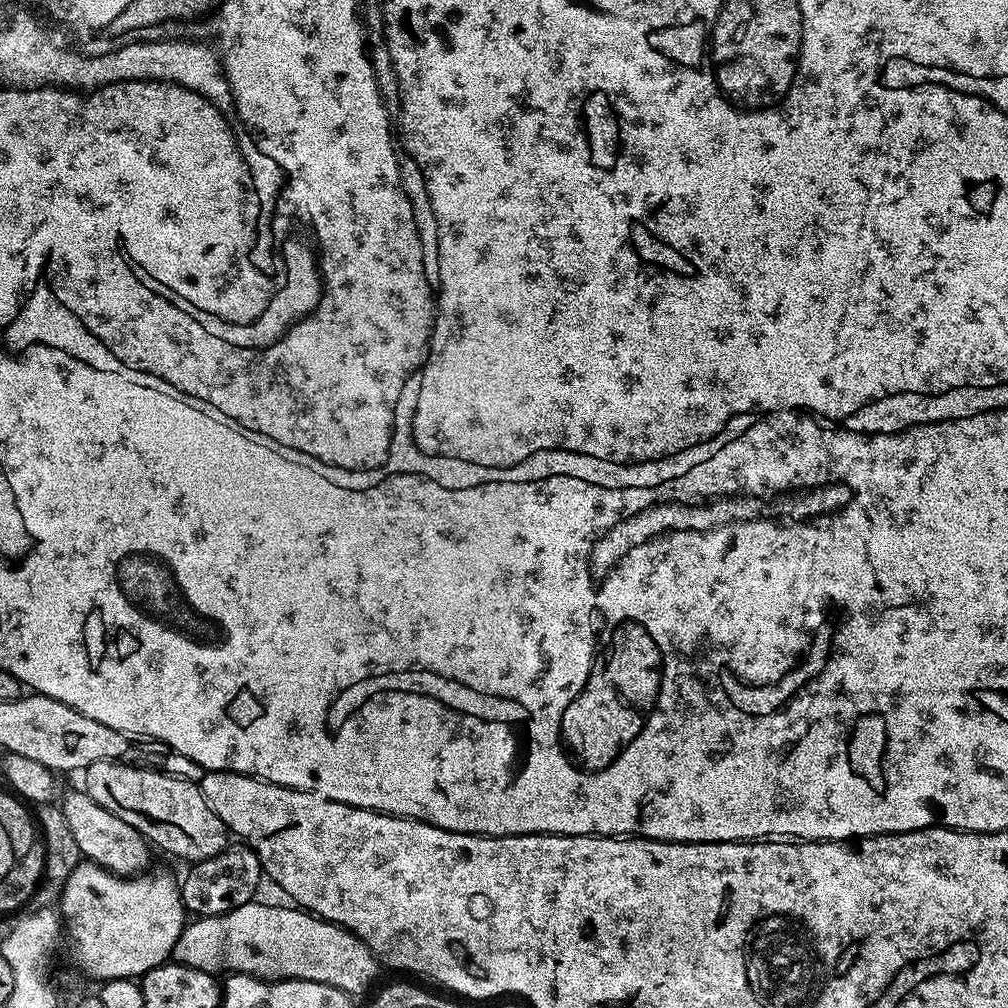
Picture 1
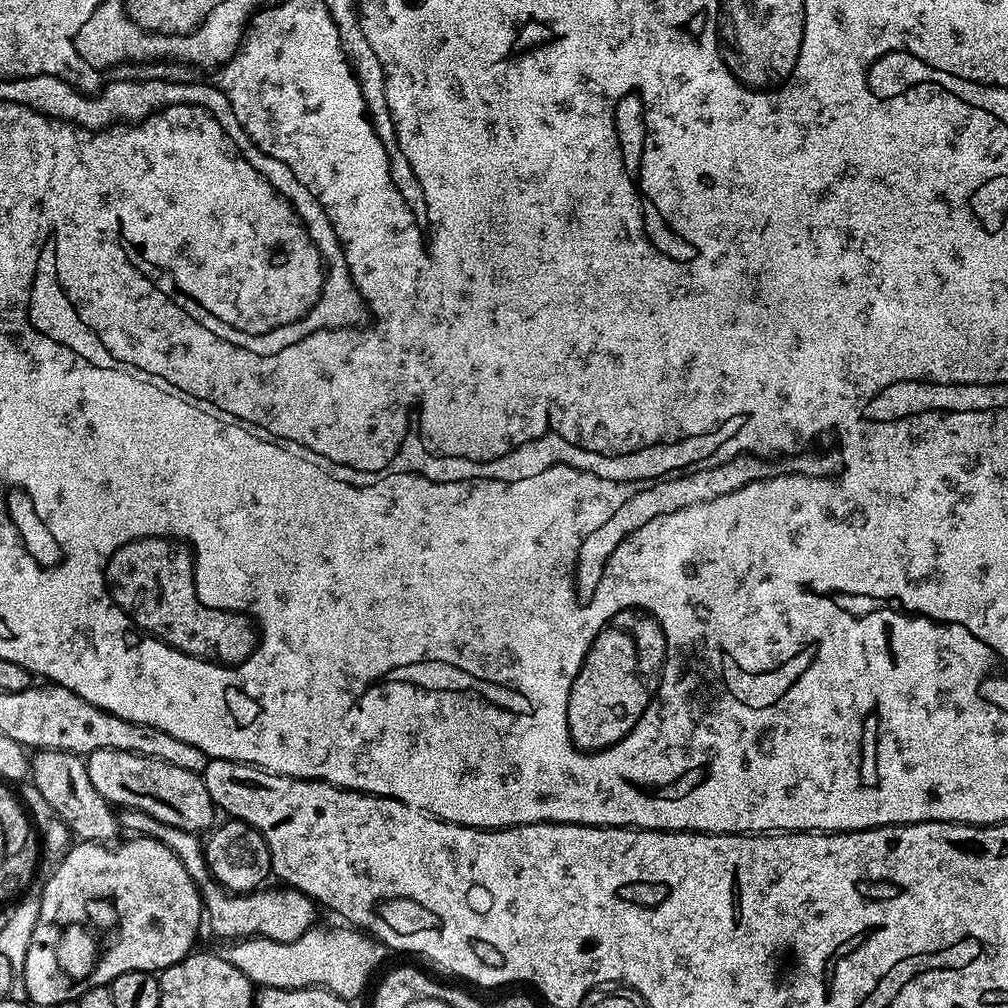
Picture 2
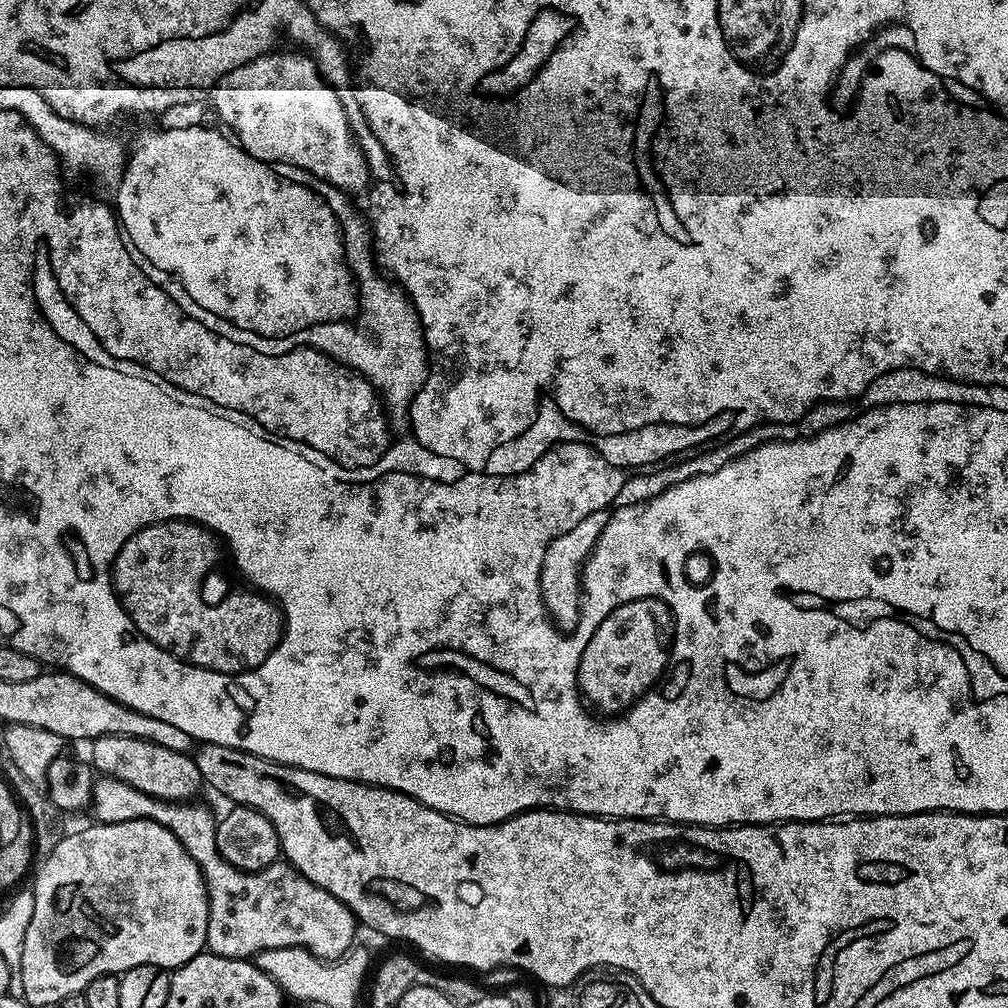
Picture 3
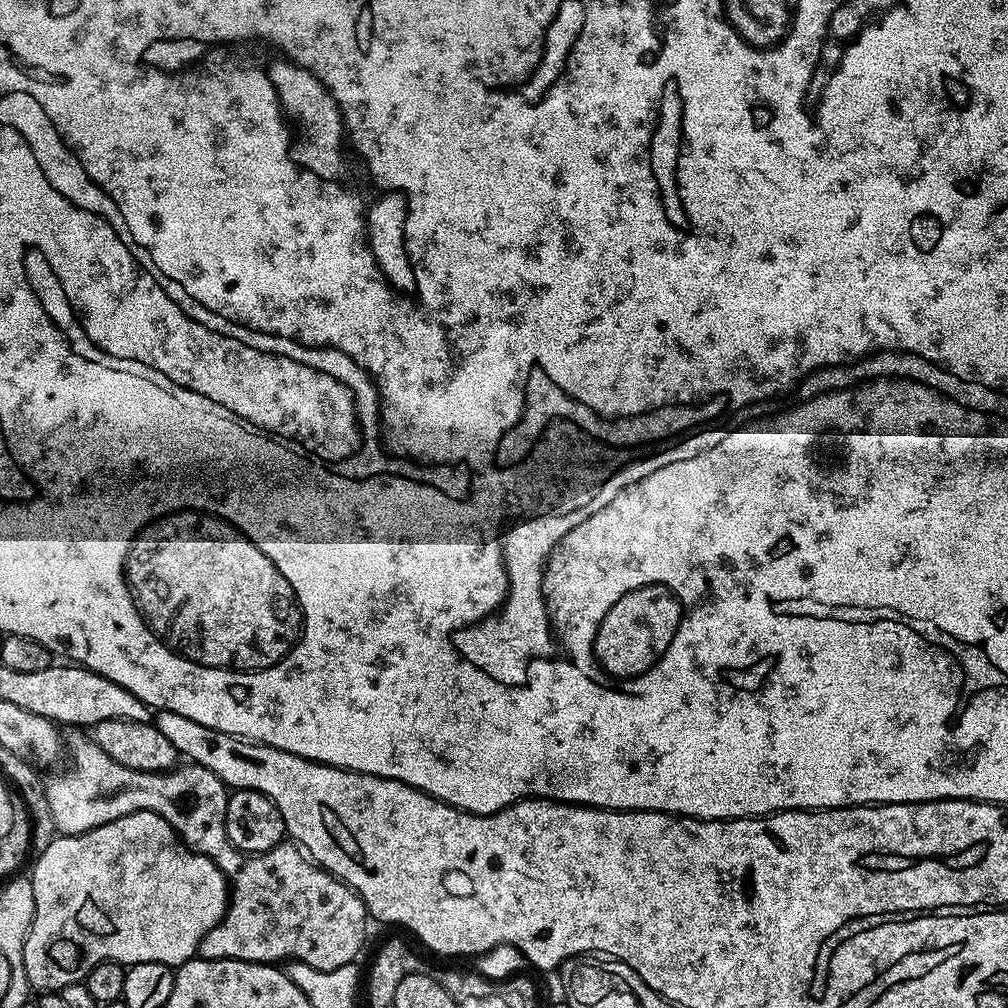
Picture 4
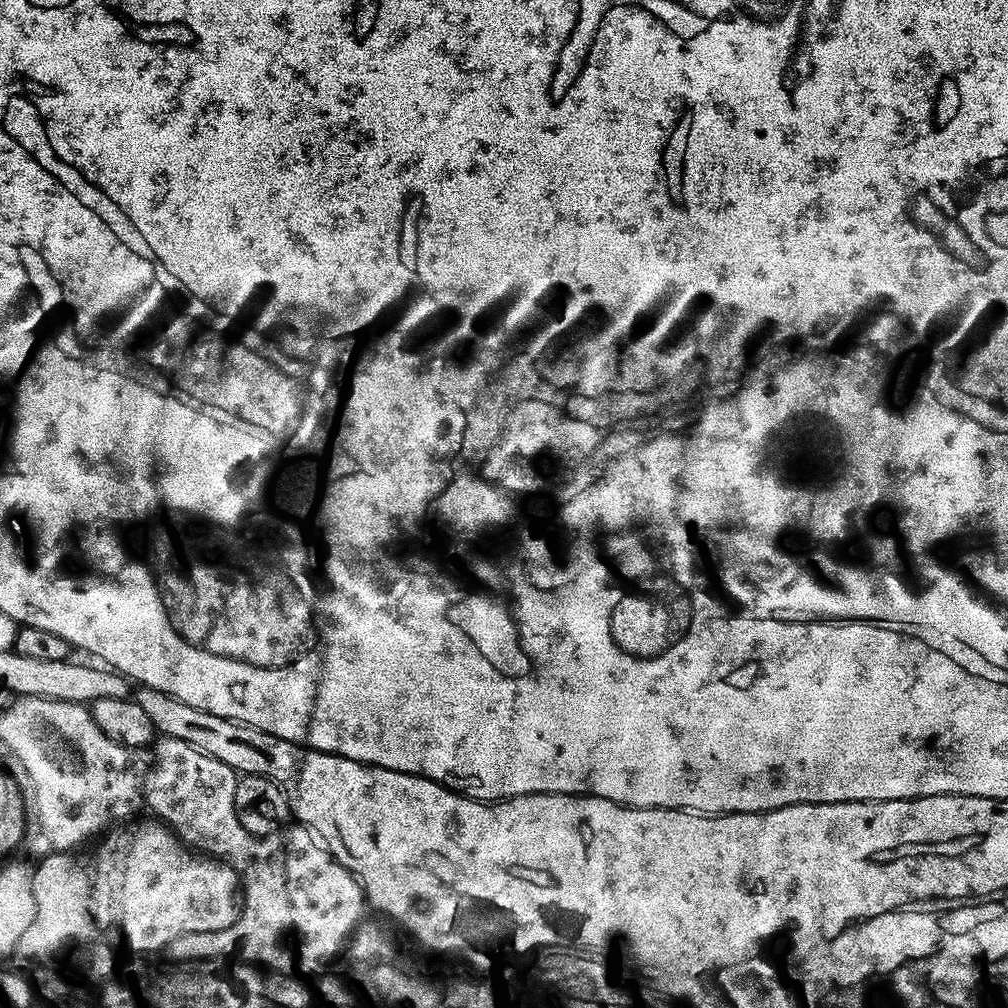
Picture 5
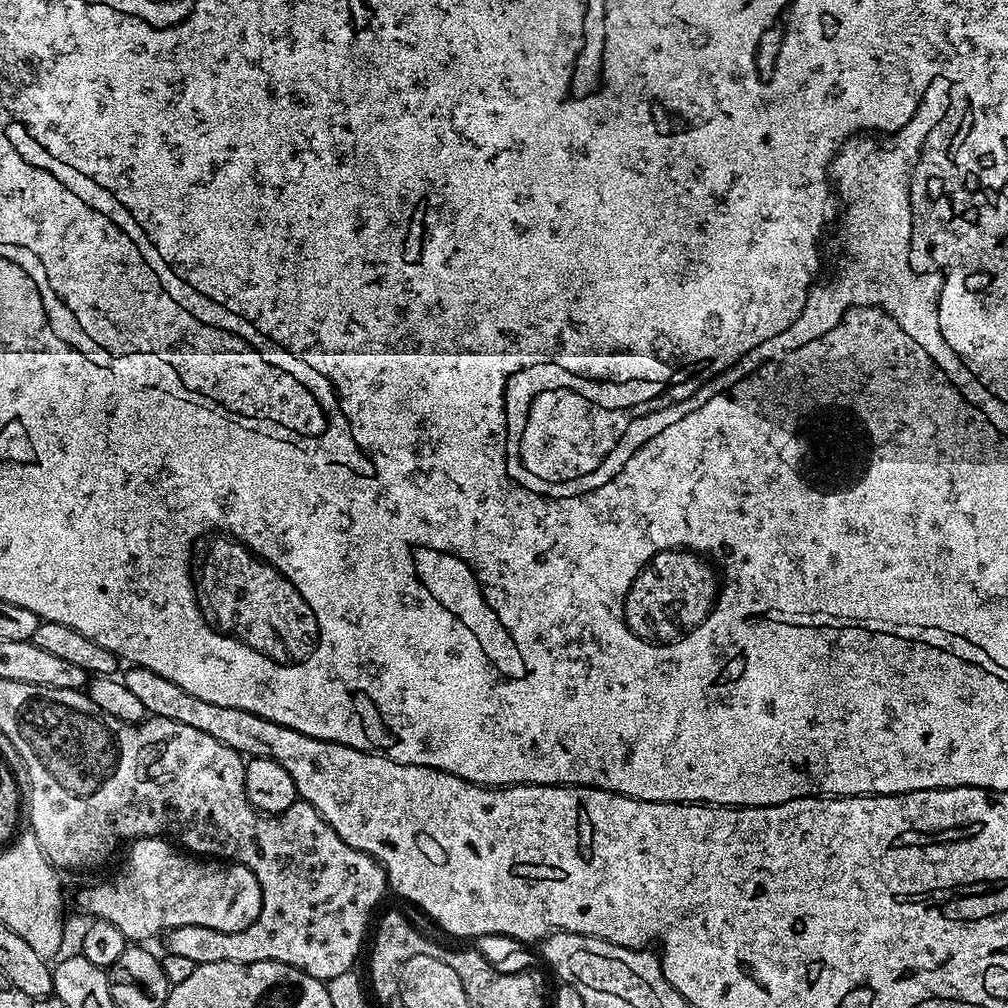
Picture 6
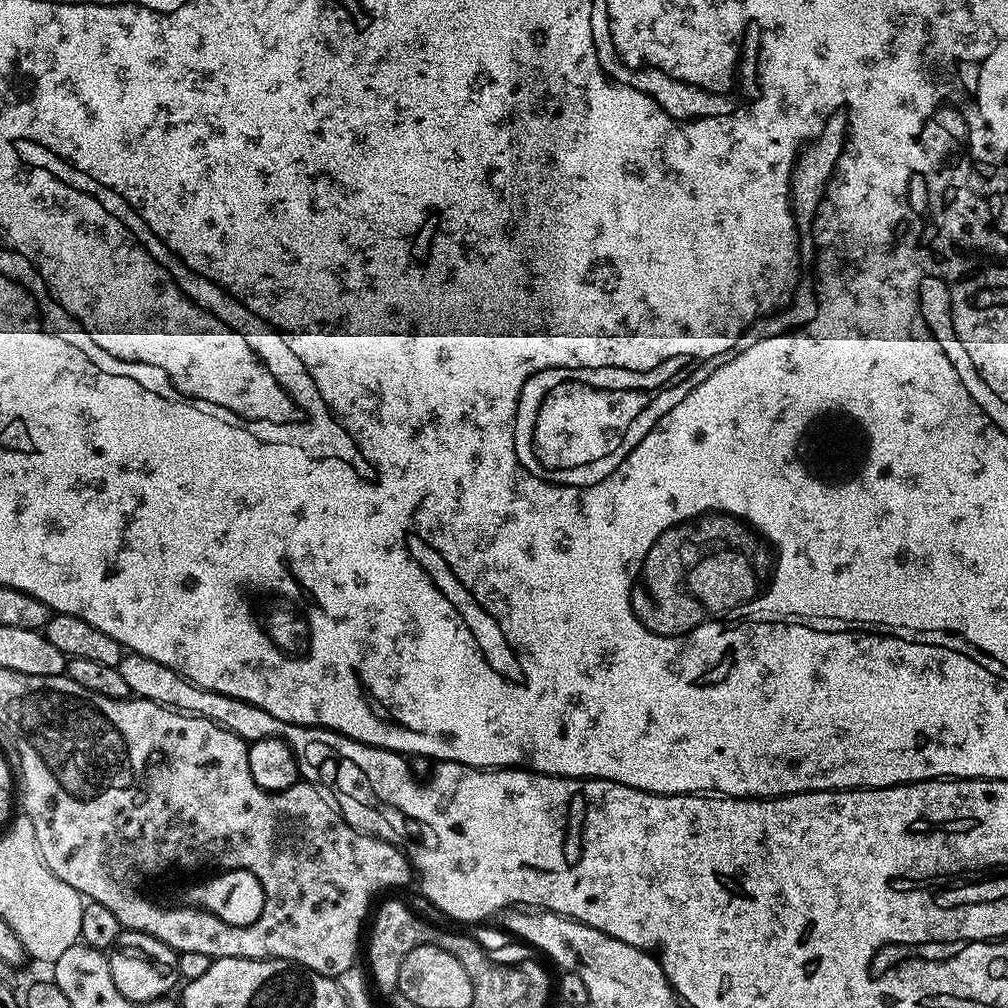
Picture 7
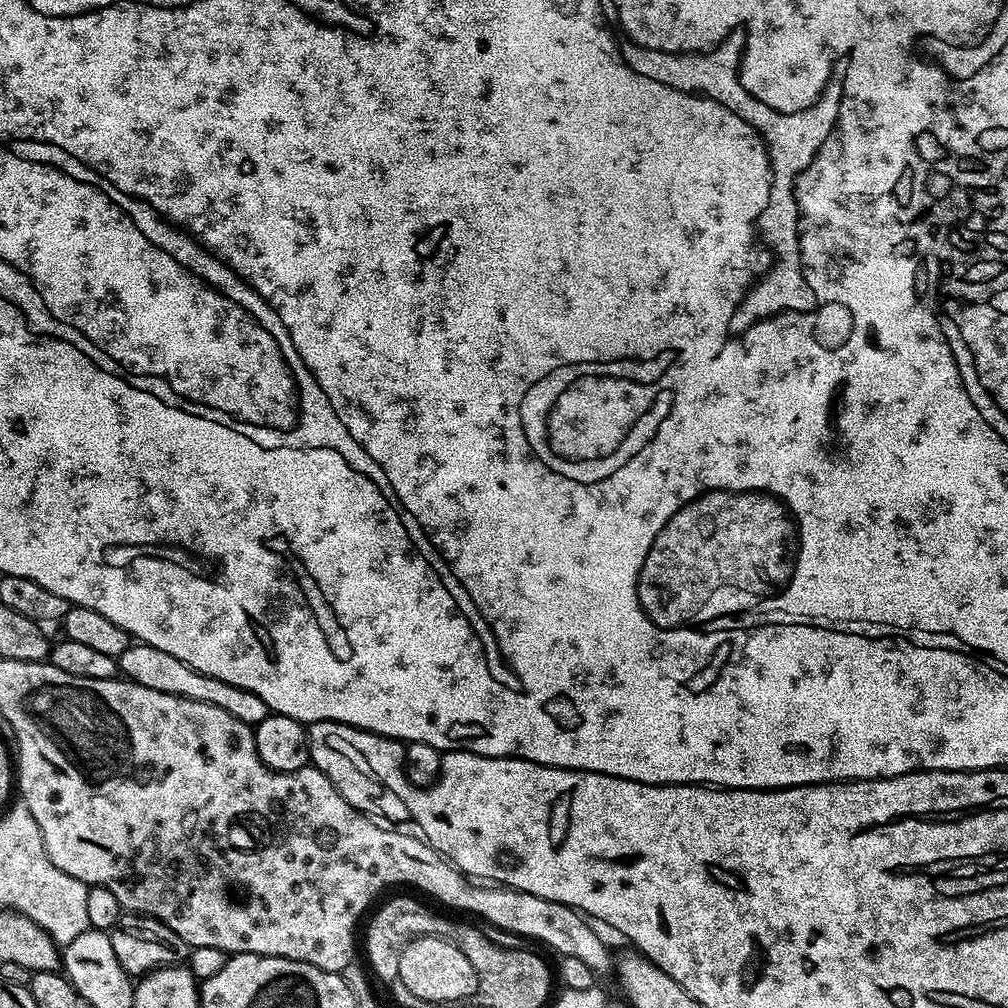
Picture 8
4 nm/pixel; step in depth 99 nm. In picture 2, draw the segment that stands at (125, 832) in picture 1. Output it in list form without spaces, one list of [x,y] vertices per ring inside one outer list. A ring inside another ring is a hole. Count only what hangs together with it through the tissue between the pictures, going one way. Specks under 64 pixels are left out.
[[[41,748],[31,757],[30,780],[36,789],[54,806],[54,810],[66,822],[73,837],[80,842],[112,842],[117,839],[118,816],[113,805],[94,790],[94,782],[90,782],[87,763],[80,760],[72,750],[50,750]]]

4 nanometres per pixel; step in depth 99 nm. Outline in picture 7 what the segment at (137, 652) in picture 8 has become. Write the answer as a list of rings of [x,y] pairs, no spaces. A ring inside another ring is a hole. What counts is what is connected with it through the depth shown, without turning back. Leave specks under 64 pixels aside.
[[[128,652],[122,658],[119,669],[133,697],[165,704],[167,708],[175,708],[177,712],[186,712],[190,716],[200,716],[200,710],[202,710],[202,708],[196,708],[198,704],[194,702],[196,696],[208,698],[212,700],[214,723],[221,724],[226,730],[238,734],[245,742],[261,740],[267,736],[280,736],[282,732],[283,739],[287,740],[289,746],[292,747],[296,760],[340,760],[340,752],[332,752],[322,744],[320,728],[310,728],[303,724],[285,724],[282,728],[280,720],[266,714],[266,710],[250,702],[242,702],[238,698],[230,698],[226,694],[218,694],[214,690],[200,688],[190,683],[182,674],[170,670],[170,666],[162,666],[162,662],[154,662],[154,658],[146,658],[139,656],[136,652]]]

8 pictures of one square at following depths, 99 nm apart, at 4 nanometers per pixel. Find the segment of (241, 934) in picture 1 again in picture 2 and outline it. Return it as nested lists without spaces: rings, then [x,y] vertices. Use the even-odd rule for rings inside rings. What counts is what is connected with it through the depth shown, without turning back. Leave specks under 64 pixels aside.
[[[313,926],[302,938],[293,940],[250,936],[229,943],[222,955],[260,988],[324,988],[343,1000],[355,1002],[363,994],[372,971],[383,962],[386,949],[367,931],[352,926],[340,927],[344,928]]]

